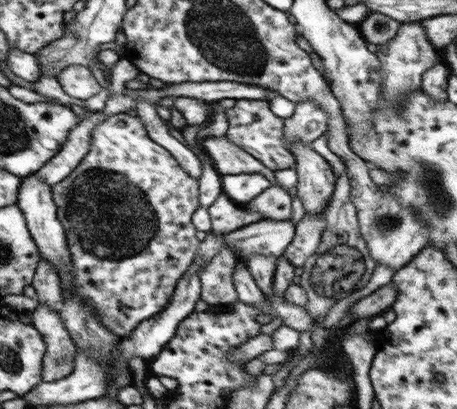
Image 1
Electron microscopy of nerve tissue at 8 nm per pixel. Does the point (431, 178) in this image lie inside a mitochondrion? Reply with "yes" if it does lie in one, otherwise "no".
yes

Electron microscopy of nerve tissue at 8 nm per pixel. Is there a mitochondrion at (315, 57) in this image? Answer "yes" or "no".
no

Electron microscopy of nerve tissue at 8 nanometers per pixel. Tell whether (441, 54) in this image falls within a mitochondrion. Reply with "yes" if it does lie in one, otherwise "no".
no

